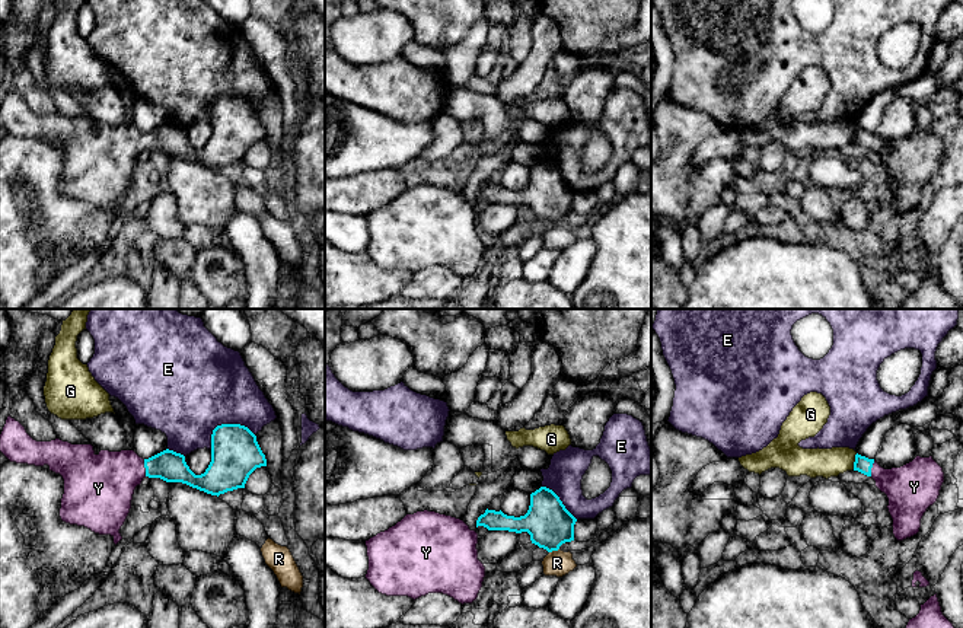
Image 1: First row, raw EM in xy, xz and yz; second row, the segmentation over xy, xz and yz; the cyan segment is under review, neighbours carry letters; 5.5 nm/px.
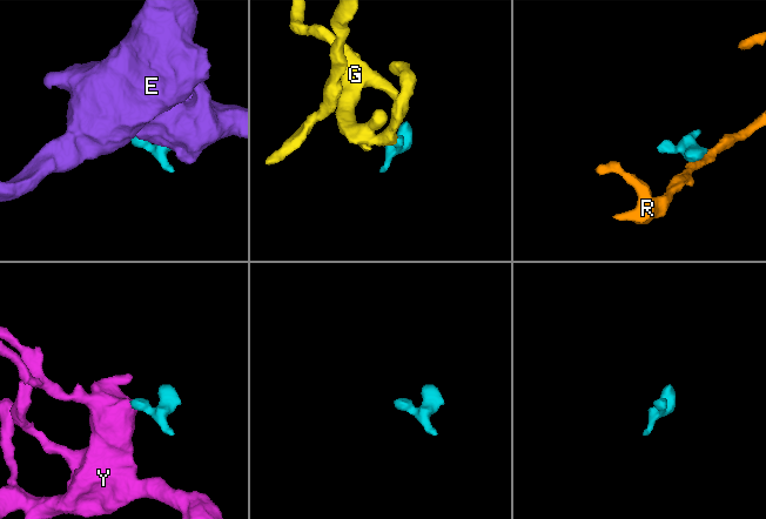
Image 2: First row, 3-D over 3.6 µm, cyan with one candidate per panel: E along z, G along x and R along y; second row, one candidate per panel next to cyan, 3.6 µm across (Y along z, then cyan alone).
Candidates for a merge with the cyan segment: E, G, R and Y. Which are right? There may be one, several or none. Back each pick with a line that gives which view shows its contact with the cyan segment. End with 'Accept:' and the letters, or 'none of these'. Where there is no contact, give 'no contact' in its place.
Y: xy
Accept: Y

